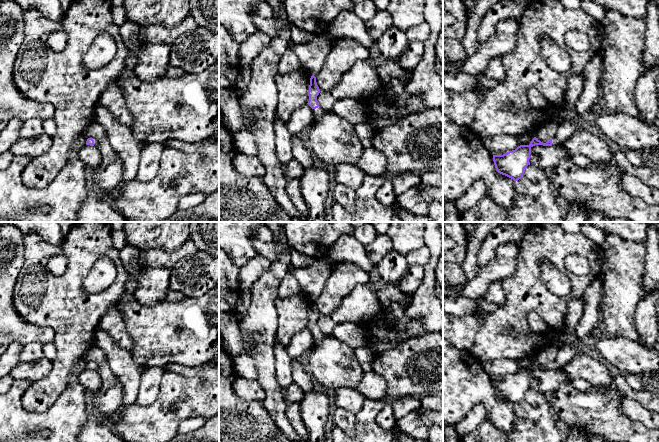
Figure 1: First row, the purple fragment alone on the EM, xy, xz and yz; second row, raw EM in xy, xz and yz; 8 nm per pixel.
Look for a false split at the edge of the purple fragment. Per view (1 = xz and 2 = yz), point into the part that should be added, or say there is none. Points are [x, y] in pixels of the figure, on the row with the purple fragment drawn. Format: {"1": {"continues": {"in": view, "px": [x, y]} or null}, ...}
{"1": {"continues": {"in": "xz", "px": [318, 112]}}, "2": {"continues": {"in": "yz", "px": [566, 128]}}}

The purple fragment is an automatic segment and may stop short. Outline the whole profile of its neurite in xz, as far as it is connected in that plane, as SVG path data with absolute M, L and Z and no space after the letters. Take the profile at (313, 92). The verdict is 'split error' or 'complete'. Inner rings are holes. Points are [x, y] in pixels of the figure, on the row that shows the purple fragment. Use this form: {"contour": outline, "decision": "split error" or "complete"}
{"contour": "M312 75L310 78L310 85L308 90L309 101L307 104L312 108L316 120L320 120L326 113L318 104L317 96L319 93L320 89L316 83L316 77Z", "decision": "split error"}

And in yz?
{"contour": "M576 120L563 121L561 124L559 124L556 135L546 143L543 143L534 137L529 145L520 145L515 150L509 151L503 155L493 155L496 171L513 179L514 181L518 181L522 178L526 167L530 165L529 159L531 148L533 146L561 145L575 132L575 130Z", "decision": "split error"}

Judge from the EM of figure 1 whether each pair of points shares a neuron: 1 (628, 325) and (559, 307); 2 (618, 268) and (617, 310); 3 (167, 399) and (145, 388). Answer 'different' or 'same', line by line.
1: different
2: same
3: different

